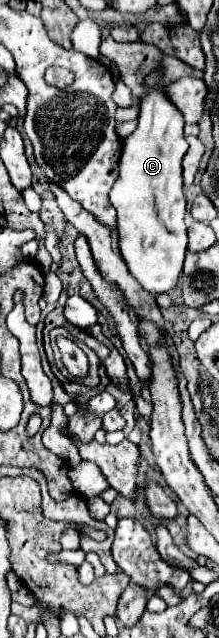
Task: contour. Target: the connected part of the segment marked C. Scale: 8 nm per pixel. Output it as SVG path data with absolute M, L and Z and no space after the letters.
M159 71L147 77L147 87L151 91L141 97L139 127L123 139L119 179L109 195L111 205L117 211L121 255L131 275L153 295L169 293L183 273L187 251L187 205L183 195L181 161L189 147L183 135L183 117L175 105L169 103L165 91L157 83Z

